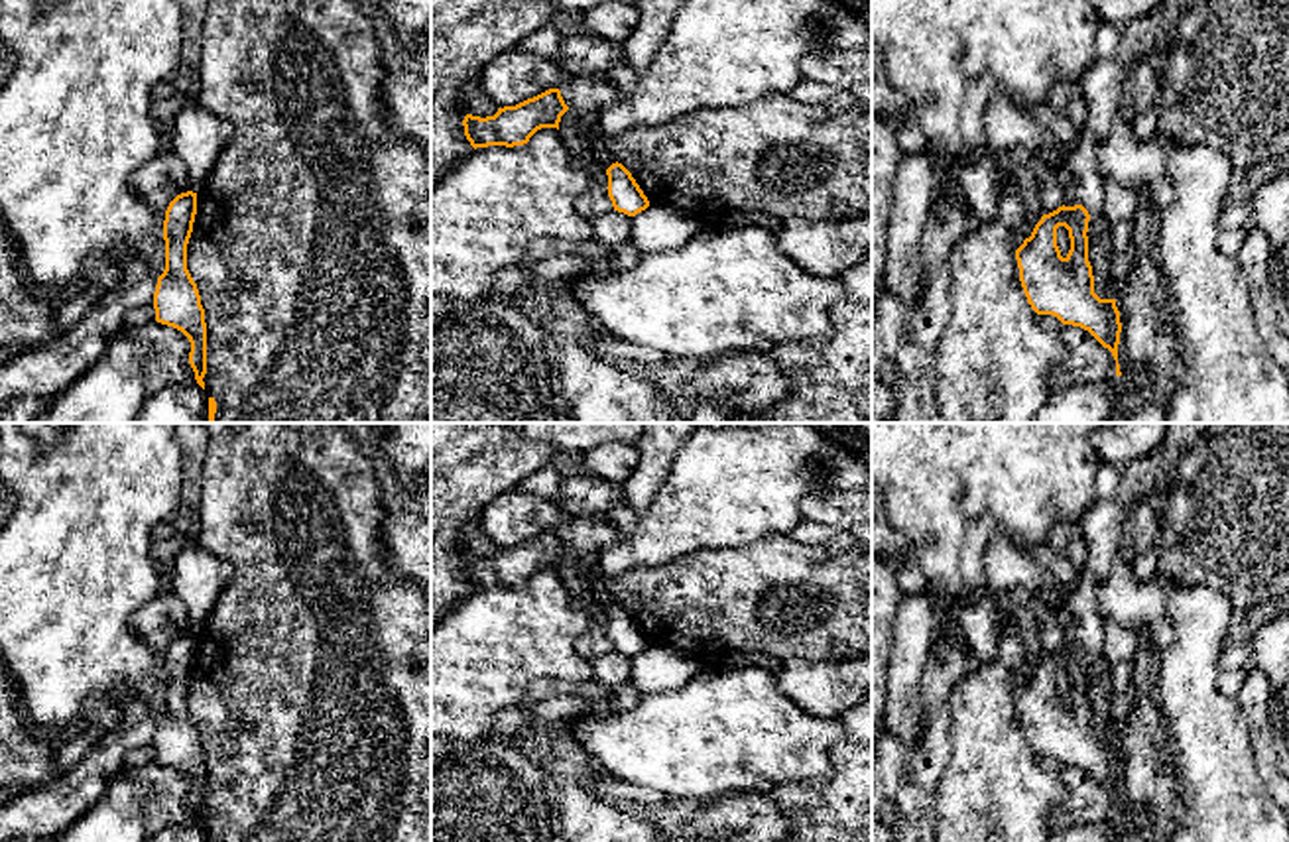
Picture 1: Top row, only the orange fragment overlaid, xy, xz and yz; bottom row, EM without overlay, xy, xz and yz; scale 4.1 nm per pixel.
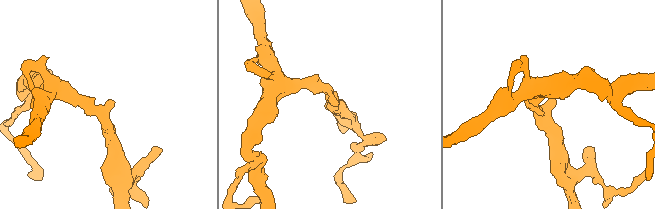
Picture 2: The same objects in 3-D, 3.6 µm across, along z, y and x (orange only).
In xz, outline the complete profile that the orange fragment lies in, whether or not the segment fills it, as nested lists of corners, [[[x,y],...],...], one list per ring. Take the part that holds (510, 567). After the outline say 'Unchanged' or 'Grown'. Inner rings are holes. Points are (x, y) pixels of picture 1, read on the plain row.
[[[549,529],[516,547],[498,549],[494,557],[466,555],[462,561],[464,576],[470,586],[523,586],[541,569],[557,569],[561,557],[569,551],[559,529]]]. Unchanged

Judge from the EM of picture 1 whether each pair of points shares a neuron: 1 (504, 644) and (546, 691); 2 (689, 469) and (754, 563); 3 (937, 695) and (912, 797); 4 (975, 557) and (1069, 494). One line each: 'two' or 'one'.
1: two
2: two
3: one
4: two

